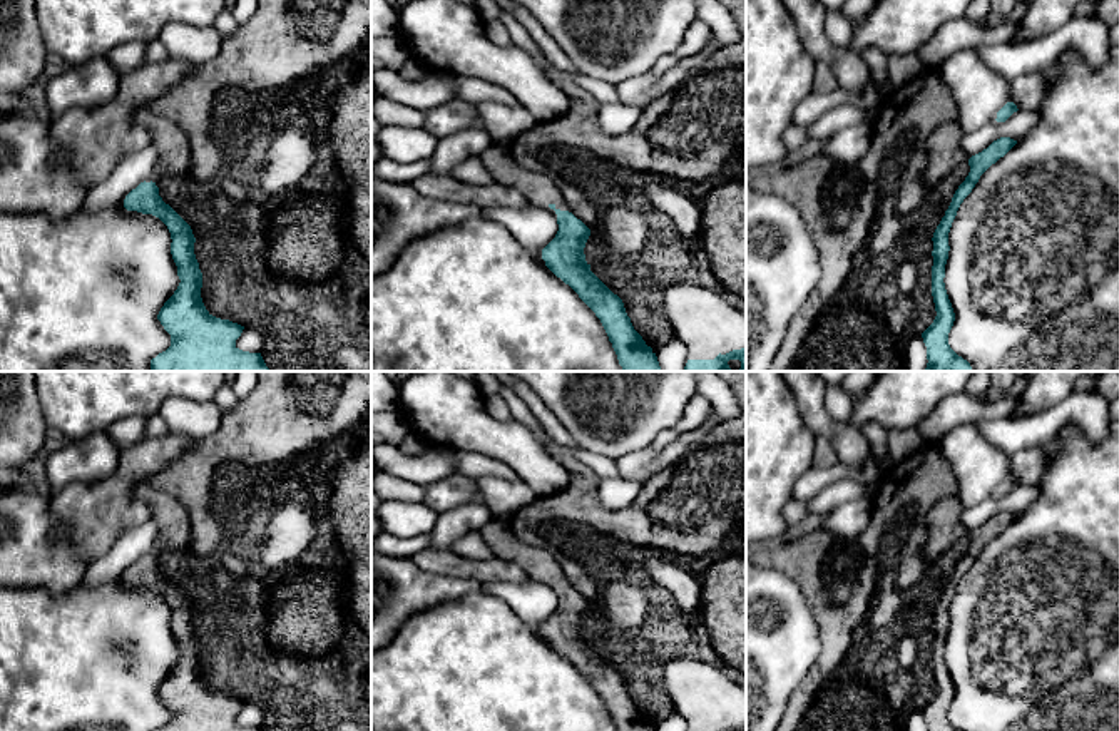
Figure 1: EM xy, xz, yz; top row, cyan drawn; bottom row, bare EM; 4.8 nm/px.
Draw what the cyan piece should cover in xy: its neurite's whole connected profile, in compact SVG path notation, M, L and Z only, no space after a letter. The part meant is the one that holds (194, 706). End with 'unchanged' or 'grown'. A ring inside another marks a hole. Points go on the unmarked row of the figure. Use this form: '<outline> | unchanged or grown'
M149 483L139 485L137 498L151 507L157 535L149 552L132 564L125 574L127 585L159 592L171 607L171 629L181 654L174 669L161 682L157 694L171 709L171 721L157 731L261 731L236 721L244 701L212 691L201 672L202 647L194 629L196 612L191 601L159 570L159 557L166 550L187 549L191 519L181 502Z | grown

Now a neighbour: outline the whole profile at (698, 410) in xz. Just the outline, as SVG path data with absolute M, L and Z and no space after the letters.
M696 393L689 400L682 418L674 427L676 435L684 435L697 430L709 418L711 413L713 413L711 403L704 396Z

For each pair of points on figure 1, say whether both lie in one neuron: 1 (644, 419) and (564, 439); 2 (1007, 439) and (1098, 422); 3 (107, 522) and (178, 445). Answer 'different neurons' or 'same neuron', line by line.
1: different neurons
2: same neuron
3: same neuron

